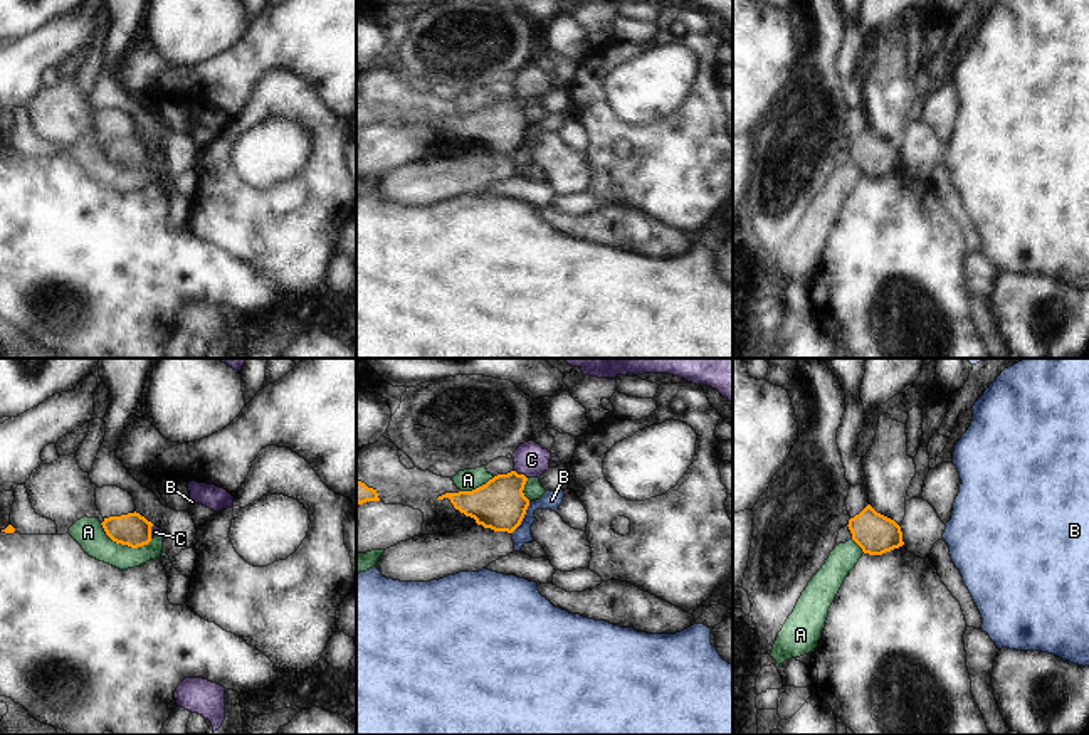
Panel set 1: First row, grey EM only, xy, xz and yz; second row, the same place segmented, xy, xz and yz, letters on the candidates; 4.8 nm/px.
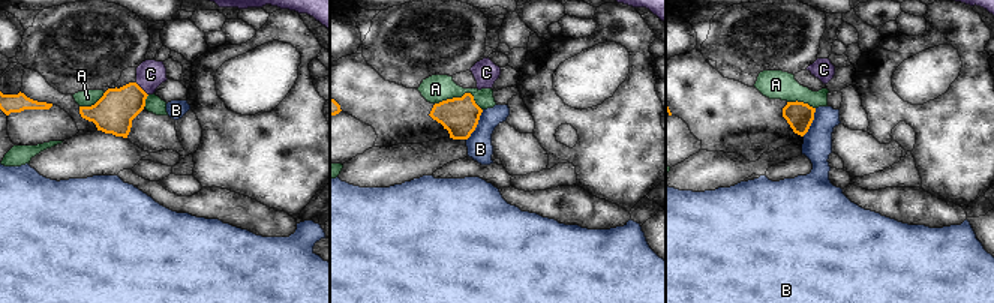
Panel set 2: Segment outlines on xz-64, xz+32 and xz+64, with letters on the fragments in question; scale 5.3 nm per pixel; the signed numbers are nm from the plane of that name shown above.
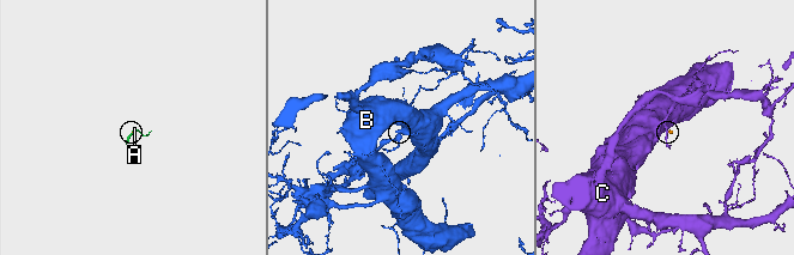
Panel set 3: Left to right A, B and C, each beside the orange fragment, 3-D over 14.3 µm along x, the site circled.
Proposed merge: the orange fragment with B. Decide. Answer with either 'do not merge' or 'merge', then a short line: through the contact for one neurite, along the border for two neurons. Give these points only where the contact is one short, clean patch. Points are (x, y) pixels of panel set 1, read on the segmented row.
do not merge; line xz (530, 502), (521, 523), (511, 534)

